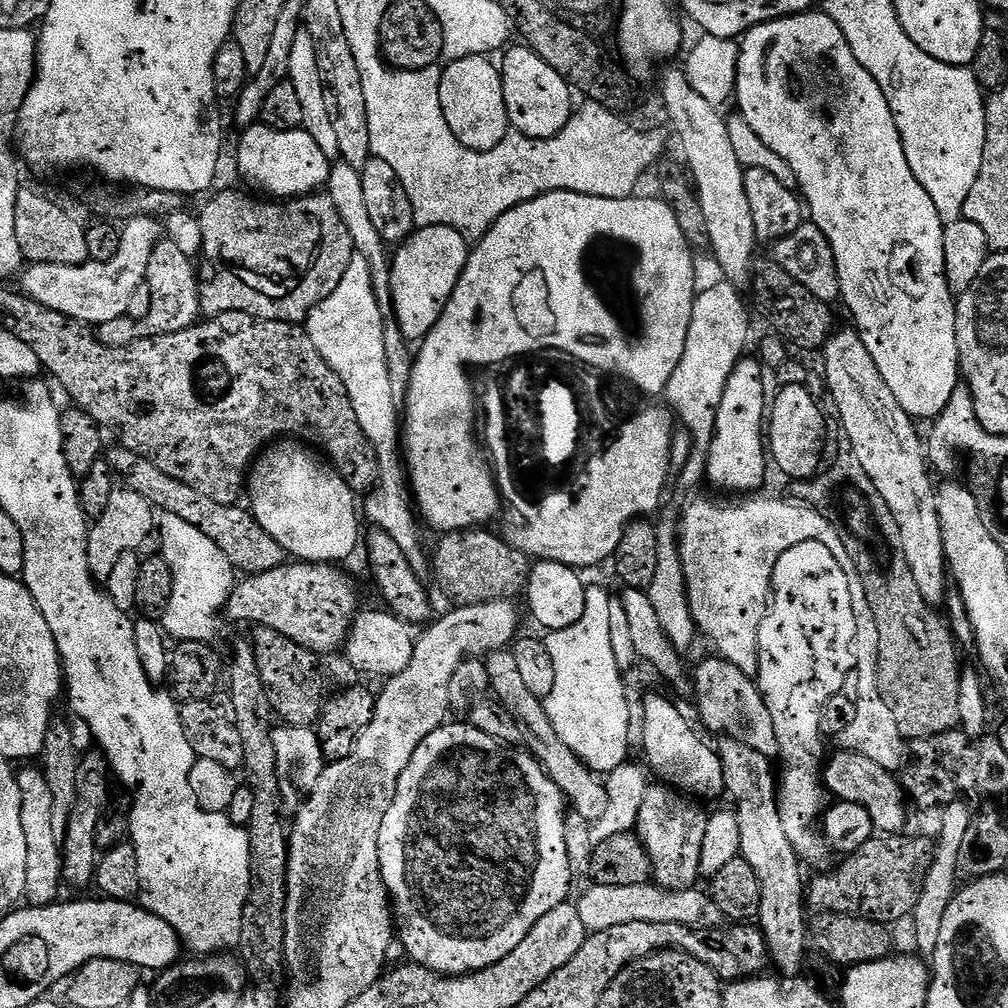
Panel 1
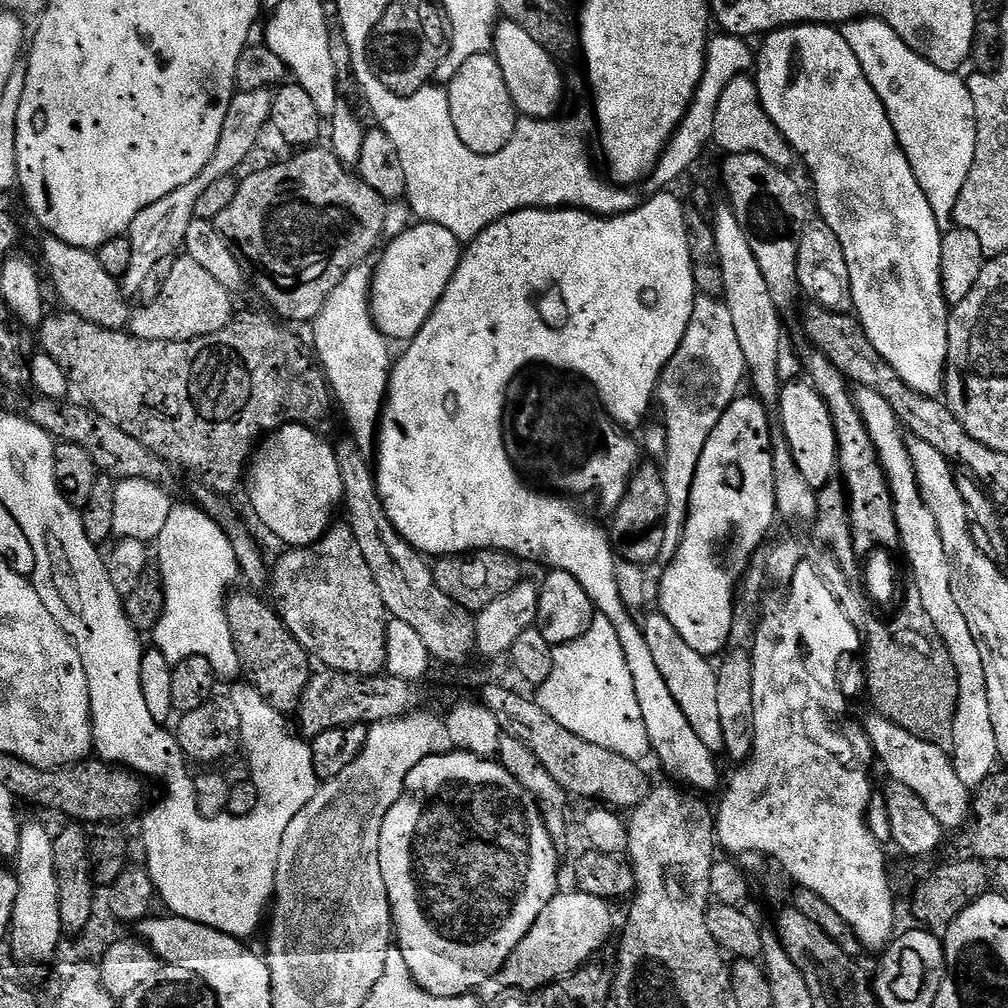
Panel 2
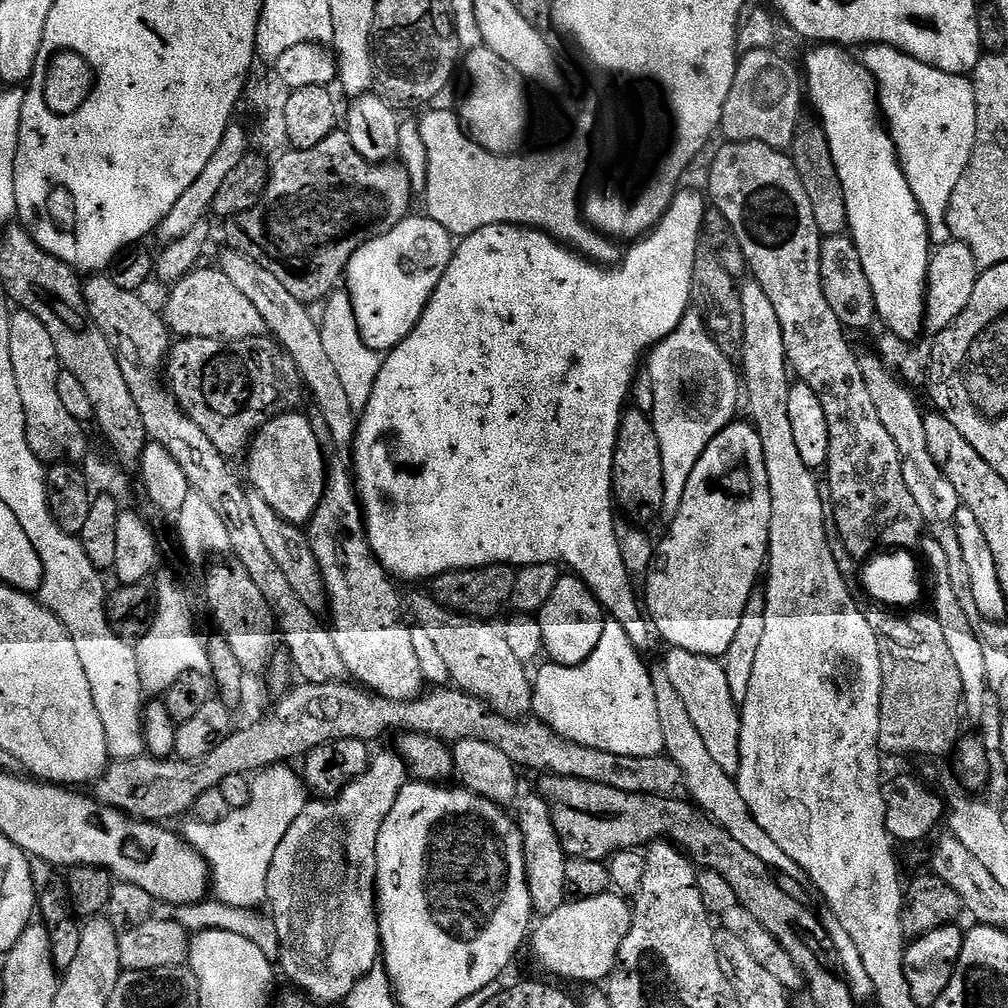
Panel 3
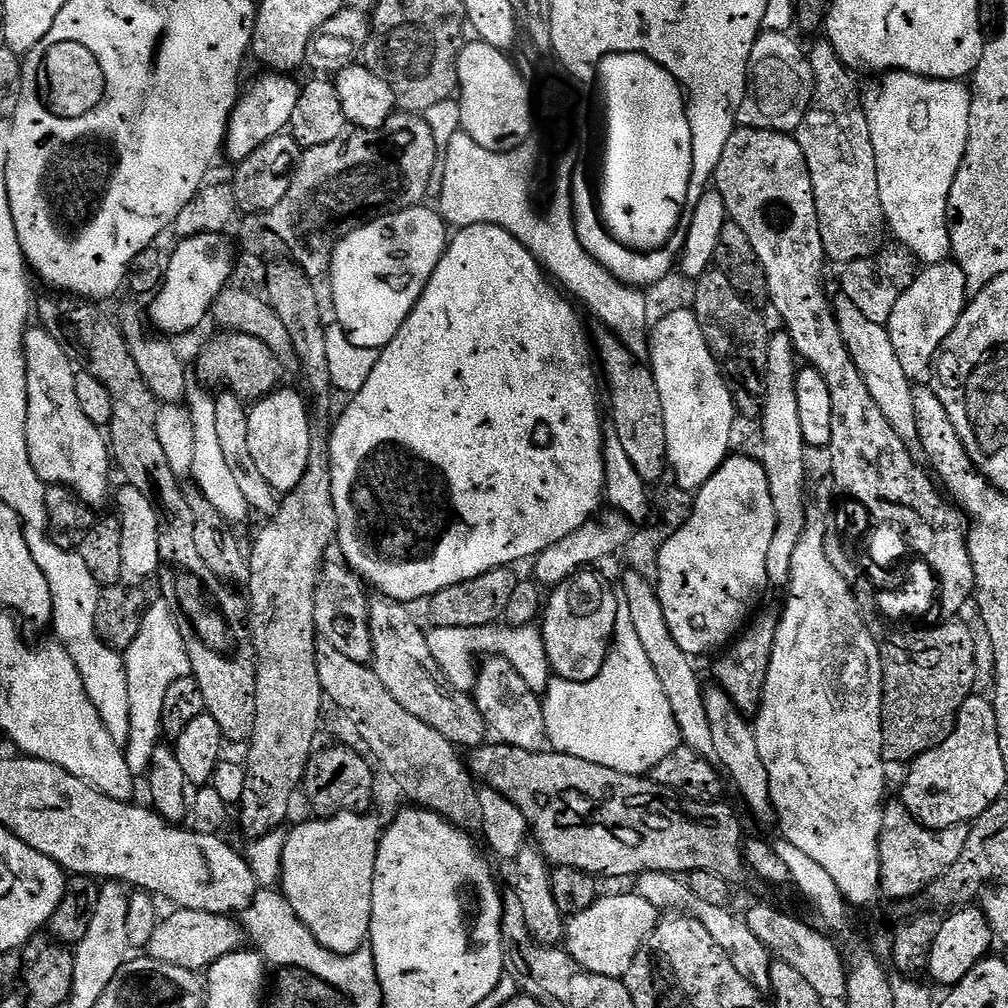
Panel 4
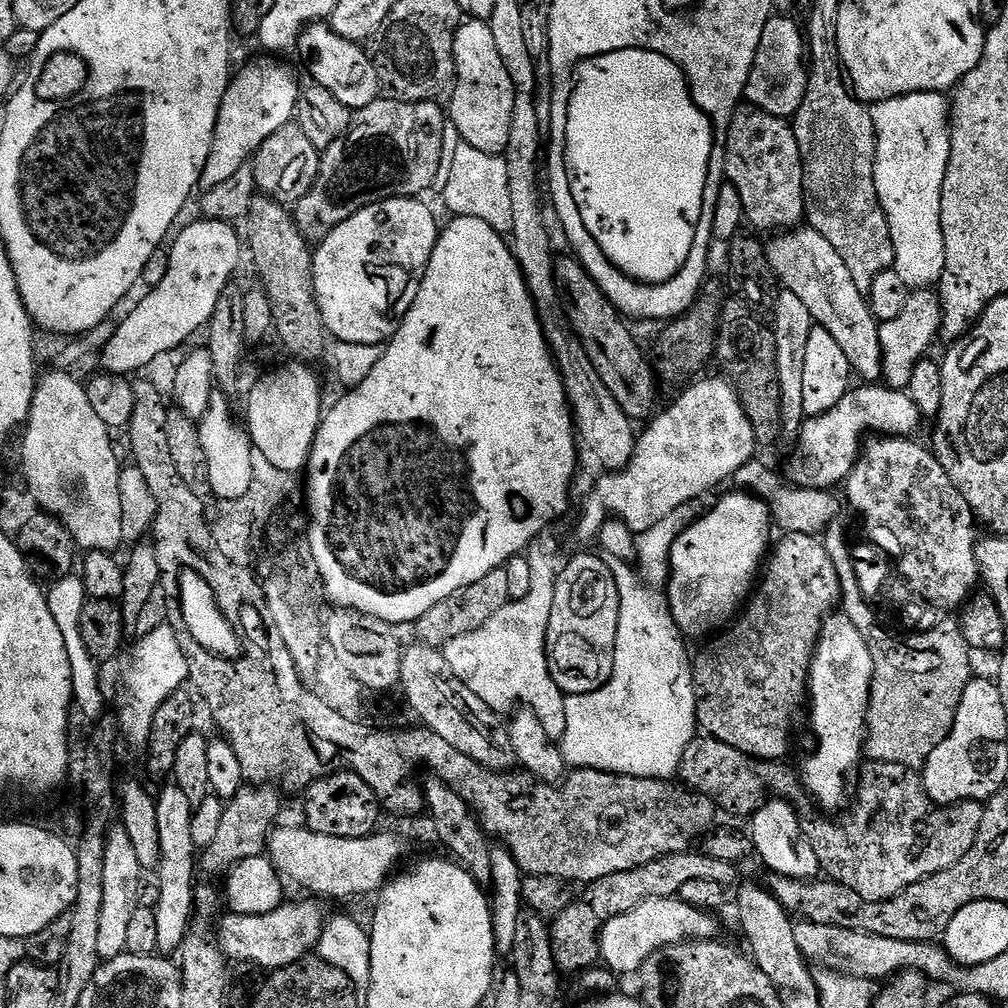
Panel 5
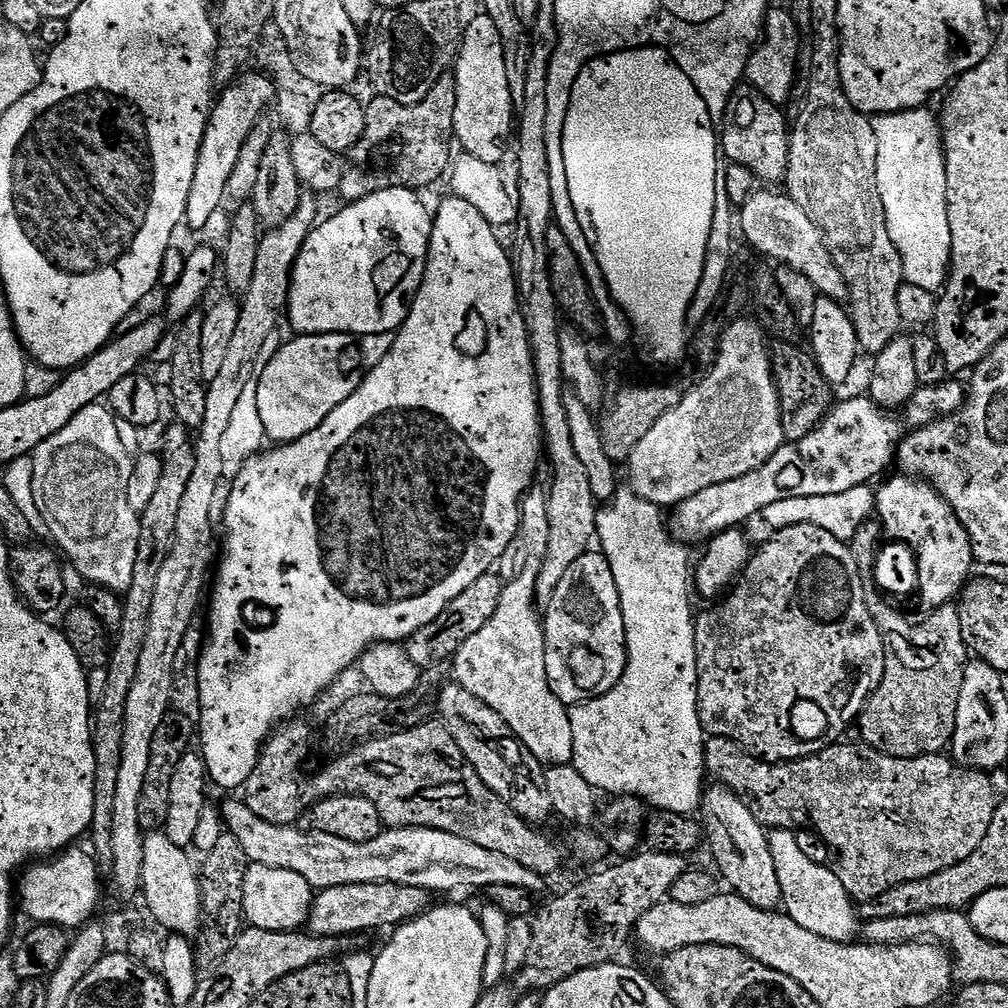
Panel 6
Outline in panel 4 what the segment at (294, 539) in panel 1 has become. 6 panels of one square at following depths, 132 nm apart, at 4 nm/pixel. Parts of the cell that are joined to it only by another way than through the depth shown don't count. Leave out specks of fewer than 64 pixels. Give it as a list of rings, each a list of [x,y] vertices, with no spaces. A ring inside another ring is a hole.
[[[281,387],[269,396],[262,396],[251,405],[248,413],[250,422],[250,455],[262,473],[262,478],[270,482],[278,494],[292,492],[302,482],[310,458],[310,408],[296,392]]]

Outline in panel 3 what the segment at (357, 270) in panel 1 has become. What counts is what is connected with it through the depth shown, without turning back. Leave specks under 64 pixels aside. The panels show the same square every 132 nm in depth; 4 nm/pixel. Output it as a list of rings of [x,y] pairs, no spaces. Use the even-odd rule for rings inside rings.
[[[333,291],[332,295],[323,301],[322,307],[324,307],[324,313],[319,313],[318,323],[326,354],[330,357],[332,365],[336,367],[338,378],[342,381],[342,387],[346,389],[350,406],[356,413],[363,413],[364,408],[370,402],[370,394],[374,394],[374,382],[378,382],[378,374],[382,363],[381,353],[370,350],[370,346],[366,346],[366,342],[362,342],[360,331],[358,330],[358,322],[354,318],[352,299],[348,297],[347,291]]]

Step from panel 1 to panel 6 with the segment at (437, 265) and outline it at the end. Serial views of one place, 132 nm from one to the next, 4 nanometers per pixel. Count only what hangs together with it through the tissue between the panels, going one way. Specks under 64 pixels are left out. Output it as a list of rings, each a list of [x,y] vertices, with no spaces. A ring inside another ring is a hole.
[[[395,188],[394,190],[378,190],[361,200],[354,200],[343,205],[341,212],[333,214],[329,220],[321,219],[306,238],[302,250],[296,255],[296,264],[292,267],[292,276],[286,297],[286,310],[288,306],[288,320],[292,323],[293,333],[306,336],[321,336],[331,332],[346,332],[353,338],[369,336],[370,334],[395,333],[408,315],[410,301],[424,278],[424,270],[428,263],[428,243],[432,237],[432,221],[430,208],[419,200],[417,193],[411,188]]]

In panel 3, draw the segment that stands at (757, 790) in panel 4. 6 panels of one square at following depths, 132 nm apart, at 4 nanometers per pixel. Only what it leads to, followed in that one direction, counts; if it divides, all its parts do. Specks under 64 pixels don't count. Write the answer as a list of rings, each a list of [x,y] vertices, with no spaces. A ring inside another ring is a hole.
[[[668,648],[665,653],[662,667],[670,674],[670,682],[674,682],[674,690],[678,690],[698,734],[702,734],[706,751],[714,758],[714,762],[718,762],[718,766],[722,766],[722,770],[735,774],[740,768],[741,705],[730,694],[723,663],[710,656],[690,654],[690,650],[681,648]]]

